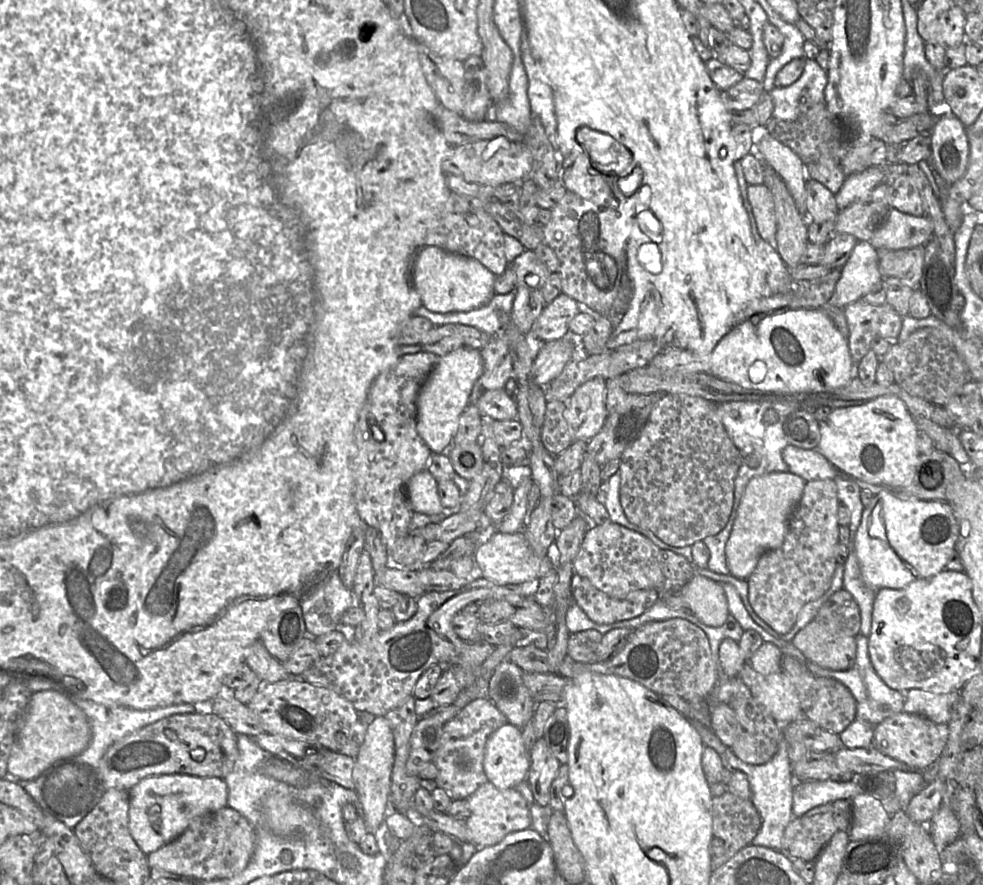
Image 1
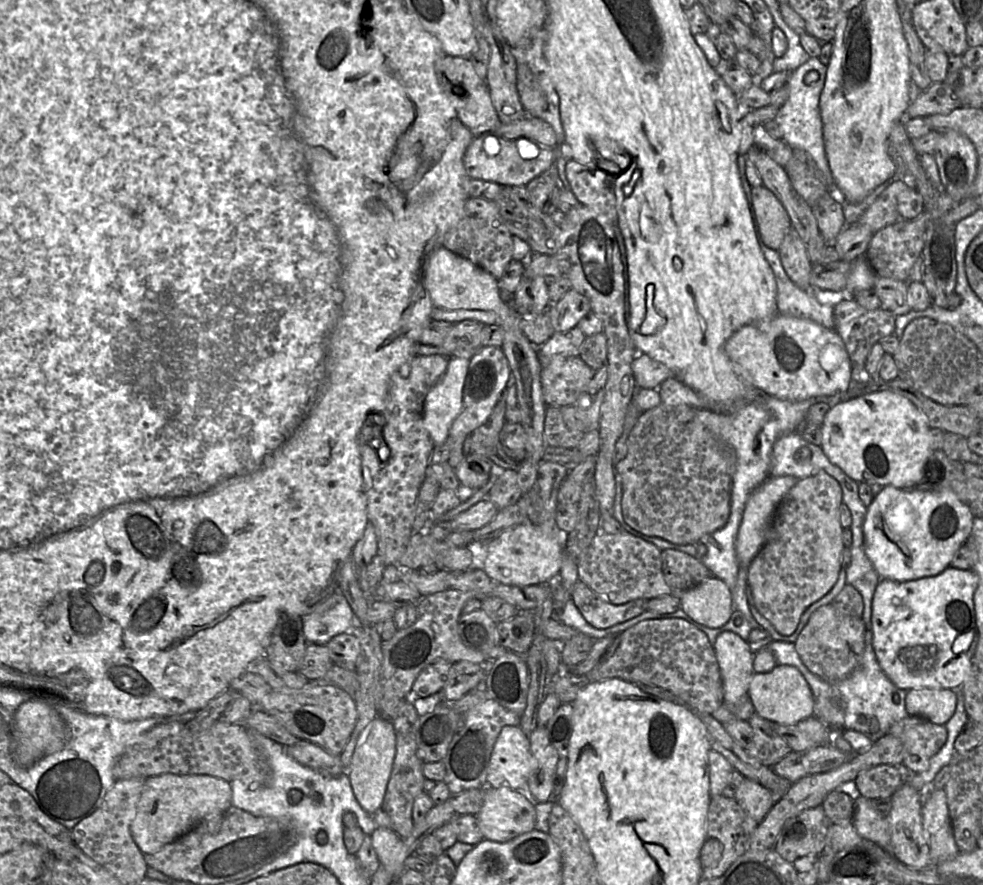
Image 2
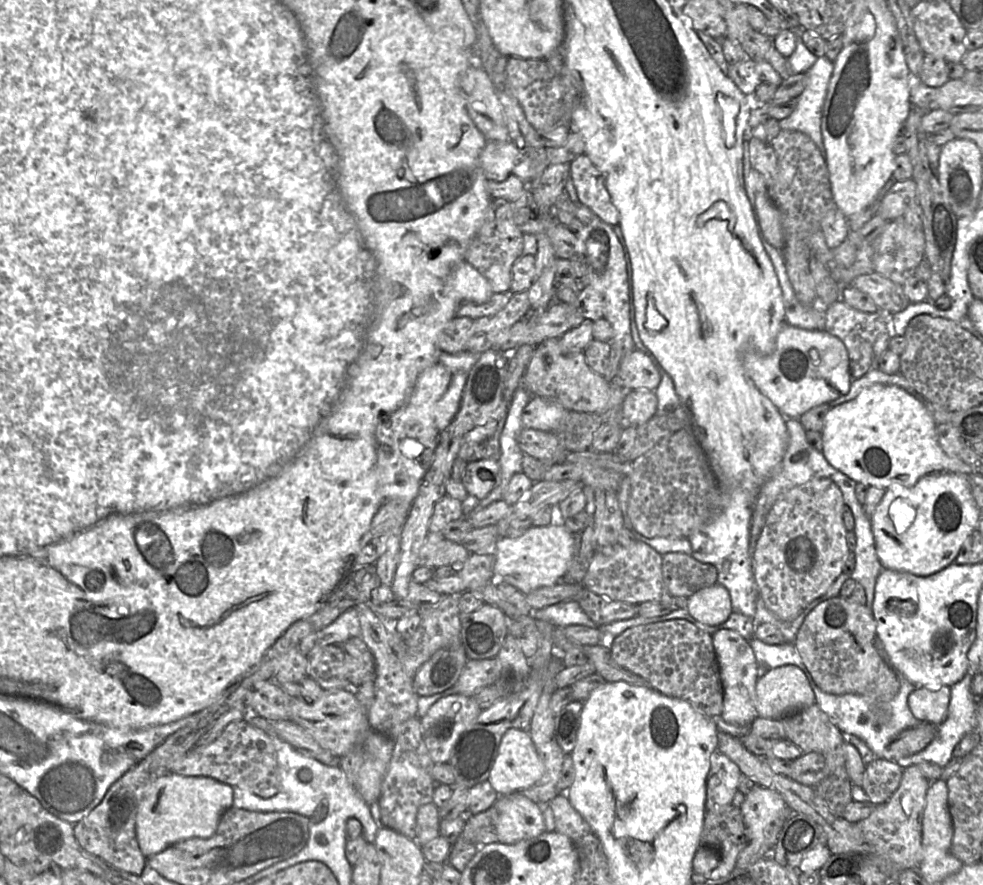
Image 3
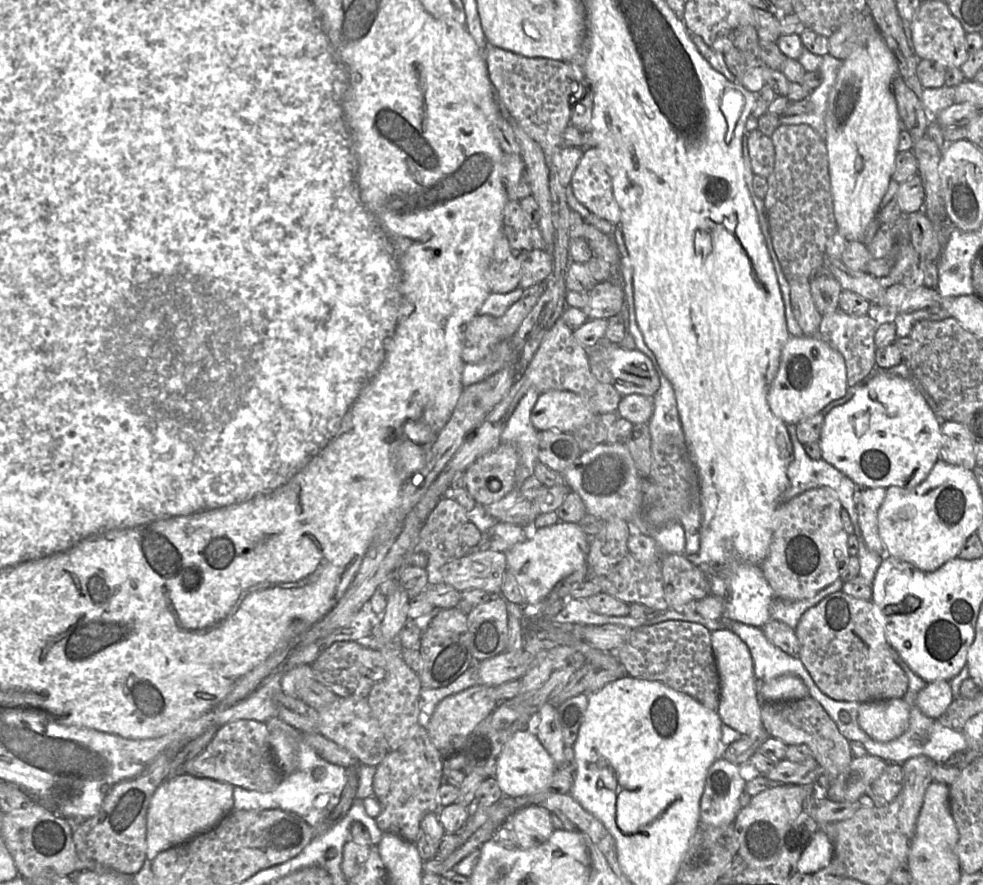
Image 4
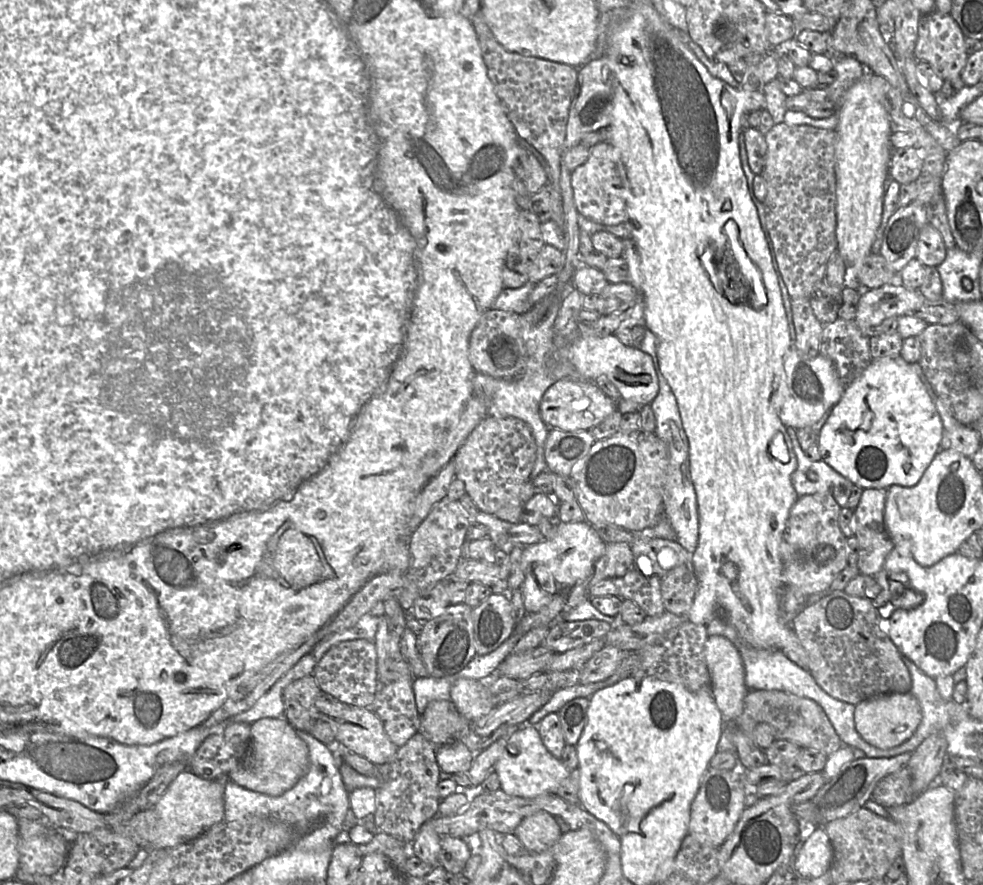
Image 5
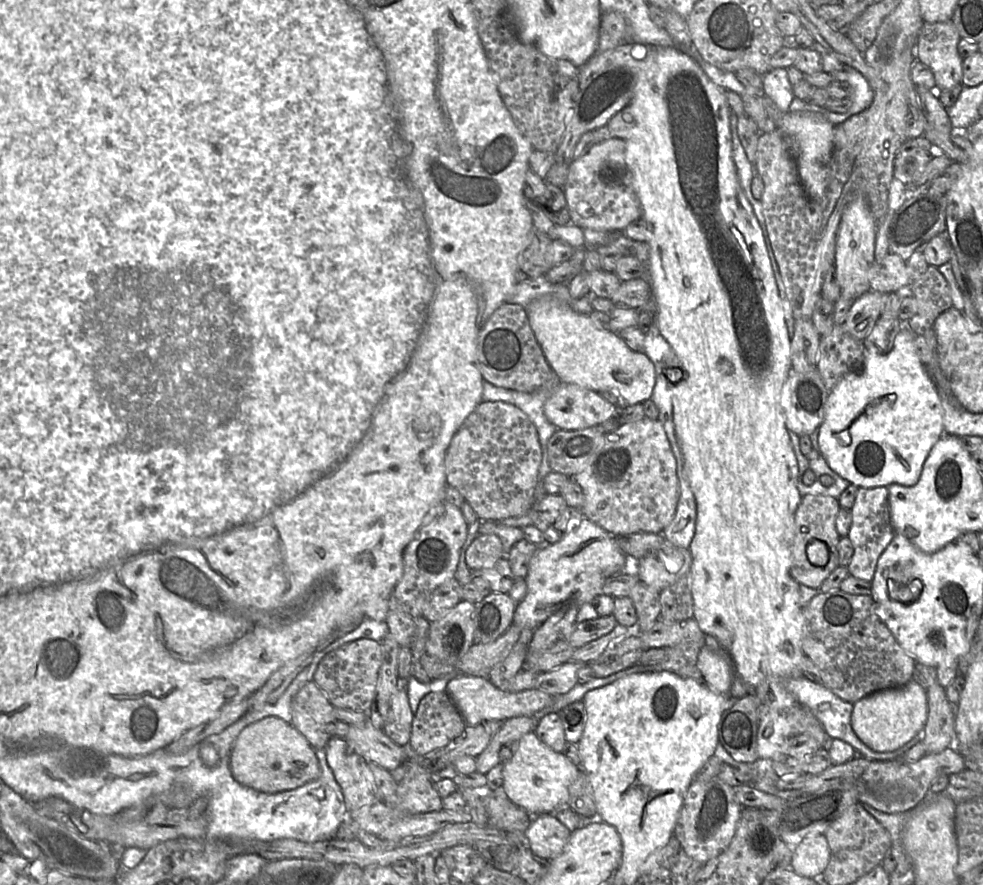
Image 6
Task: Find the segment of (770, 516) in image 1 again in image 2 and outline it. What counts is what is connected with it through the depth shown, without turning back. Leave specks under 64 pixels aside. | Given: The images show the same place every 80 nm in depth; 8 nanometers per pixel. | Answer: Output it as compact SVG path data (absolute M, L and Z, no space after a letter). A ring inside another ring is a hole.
M794 476L768 477L748 497L743 512L742 521L735 541L735 550L740 566L748 566L768 540L768 530L771 526L775 512L784 497L795 486L798 479Z

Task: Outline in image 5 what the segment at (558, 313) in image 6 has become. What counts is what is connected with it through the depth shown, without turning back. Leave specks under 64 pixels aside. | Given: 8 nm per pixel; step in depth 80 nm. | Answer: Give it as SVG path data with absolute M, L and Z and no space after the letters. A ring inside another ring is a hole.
M580 334L573 346L573 362L586 380L595 381L600 376L608 378L617 388L621 399L632 400L640 405L645 405L650 404L658 393L659 382L651 356L639 348L624 345L614 334L602 337Z

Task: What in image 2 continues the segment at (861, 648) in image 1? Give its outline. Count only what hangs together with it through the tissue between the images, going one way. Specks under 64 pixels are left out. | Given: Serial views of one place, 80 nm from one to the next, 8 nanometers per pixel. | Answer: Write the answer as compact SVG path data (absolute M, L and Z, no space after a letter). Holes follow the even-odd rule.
M872 630L865 632L865 648L858 667L845 679L835 683L828 683L813 674L802 662L794 643L772 641L767 648L773 653L777 665L796 667L809 684L814 698L840 697L846 704L843 730L851 729L869 736L874 742L888 734L891 726L907 717L906 710L907 689L896 687L881 669L874 649Z

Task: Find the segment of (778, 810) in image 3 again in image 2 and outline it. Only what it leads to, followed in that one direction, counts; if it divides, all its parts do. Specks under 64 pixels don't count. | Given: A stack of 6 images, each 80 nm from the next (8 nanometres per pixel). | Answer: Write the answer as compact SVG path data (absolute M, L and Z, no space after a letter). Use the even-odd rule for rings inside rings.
M748 778L735 790L735 800L757 823L775 804L770 790Z

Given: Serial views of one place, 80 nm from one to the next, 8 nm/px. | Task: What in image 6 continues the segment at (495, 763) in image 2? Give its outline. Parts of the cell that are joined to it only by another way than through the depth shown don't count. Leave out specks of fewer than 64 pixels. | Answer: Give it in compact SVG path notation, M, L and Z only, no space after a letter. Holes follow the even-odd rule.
M534 731L523 735L511 749L512 753L502 761L502 788L510 801L533 817L570 808L568 790L577 778L579 768L562 752L555 752L540 741Z

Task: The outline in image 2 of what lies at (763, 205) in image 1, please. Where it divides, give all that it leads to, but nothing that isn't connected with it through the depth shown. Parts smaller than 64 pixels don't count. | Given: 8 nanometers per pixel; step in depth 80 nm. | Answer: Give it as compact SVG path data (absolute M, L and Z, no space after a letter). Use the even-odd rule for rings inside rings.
M764 185L752 187L751 196L762 241L778 251L792 227L790 218L780 201Z

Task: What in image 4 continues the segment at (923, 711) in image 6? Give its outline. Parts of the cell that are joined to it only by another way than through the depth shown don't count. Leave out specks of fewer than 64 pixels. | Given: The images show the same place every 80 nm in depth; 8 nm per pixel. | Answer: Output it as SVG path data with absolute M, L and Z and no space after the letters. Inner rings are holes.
M903 698L863 702L858 709L858 724L878 742L892 741L908 728L910 707Z

